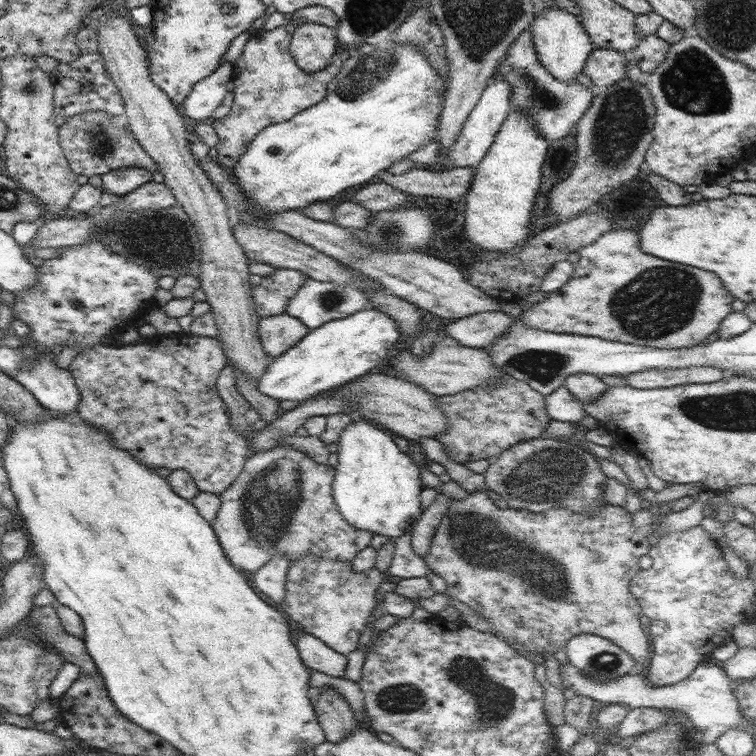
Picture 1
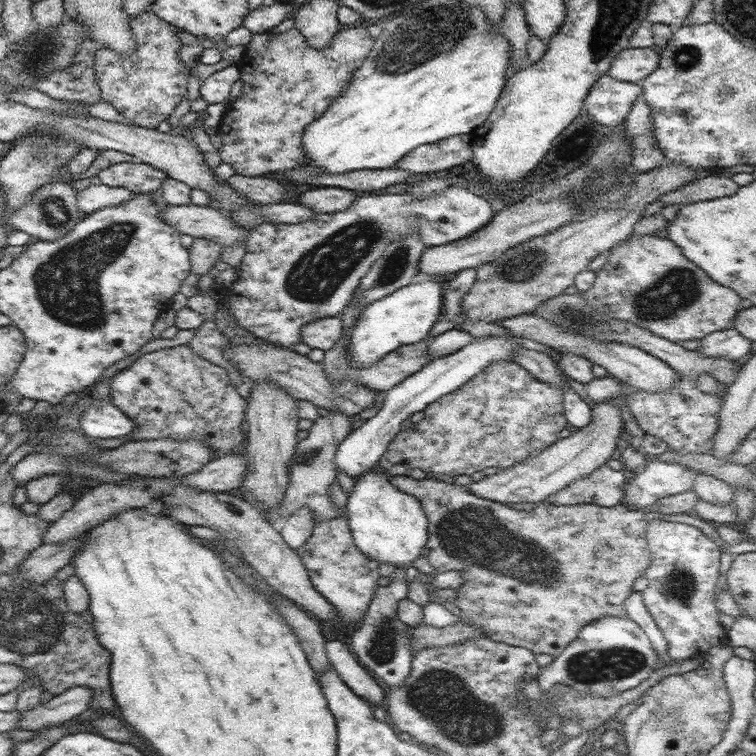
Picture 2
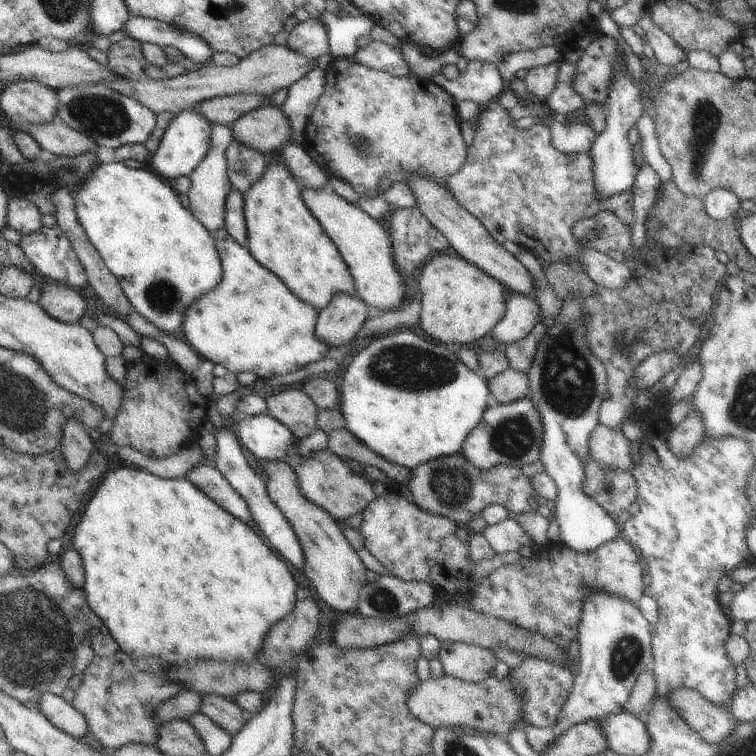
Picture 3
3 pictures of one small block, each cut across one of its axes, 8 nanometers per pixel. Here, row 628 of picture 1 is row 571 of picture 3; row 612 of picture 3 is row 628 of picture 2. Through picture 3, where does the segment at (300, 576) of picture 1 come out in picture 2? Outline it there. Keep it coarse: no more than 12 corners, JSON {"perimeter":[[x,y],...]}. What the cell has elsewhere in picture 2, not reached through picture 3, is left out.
{"perimeter":[[342,516],[298,549],[312,586],[351,633],[381,578]]}

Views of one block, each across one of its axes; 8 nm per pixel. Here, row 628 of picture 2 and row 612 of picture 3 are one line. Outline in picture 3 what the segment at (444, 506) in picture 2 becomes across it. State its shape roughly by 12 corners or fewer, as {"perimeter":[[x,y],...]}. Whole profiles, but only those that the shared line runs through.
{"perimeter":[[624,536],[590,552],[549,541],[492,567],[468,610],[560,650],[602,590],[635,605],[645,565]]}

